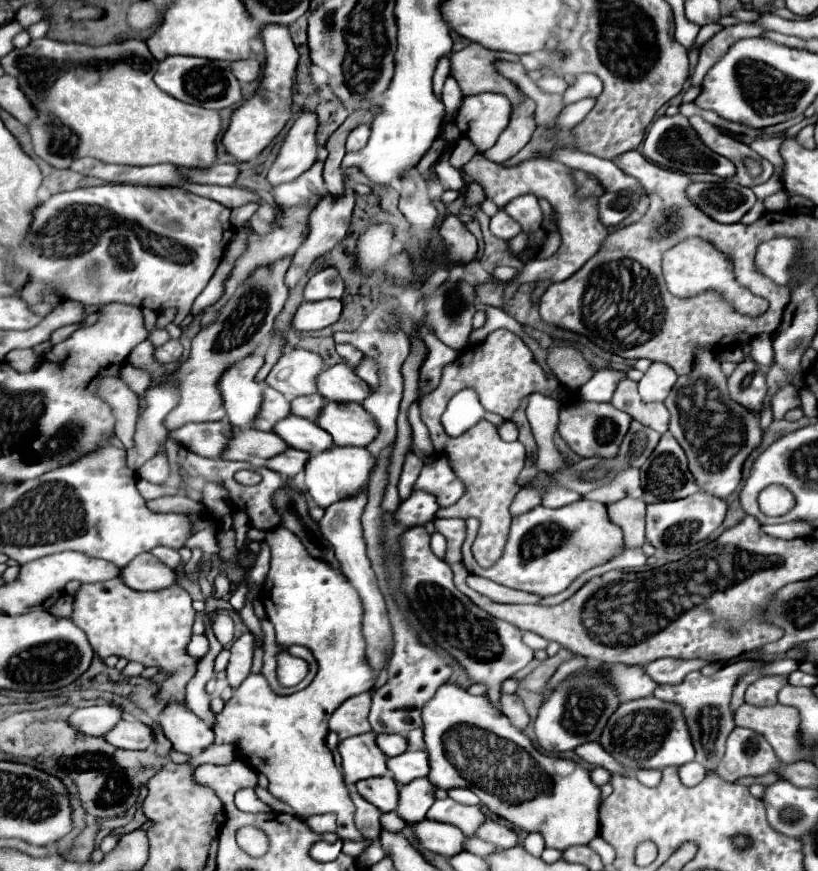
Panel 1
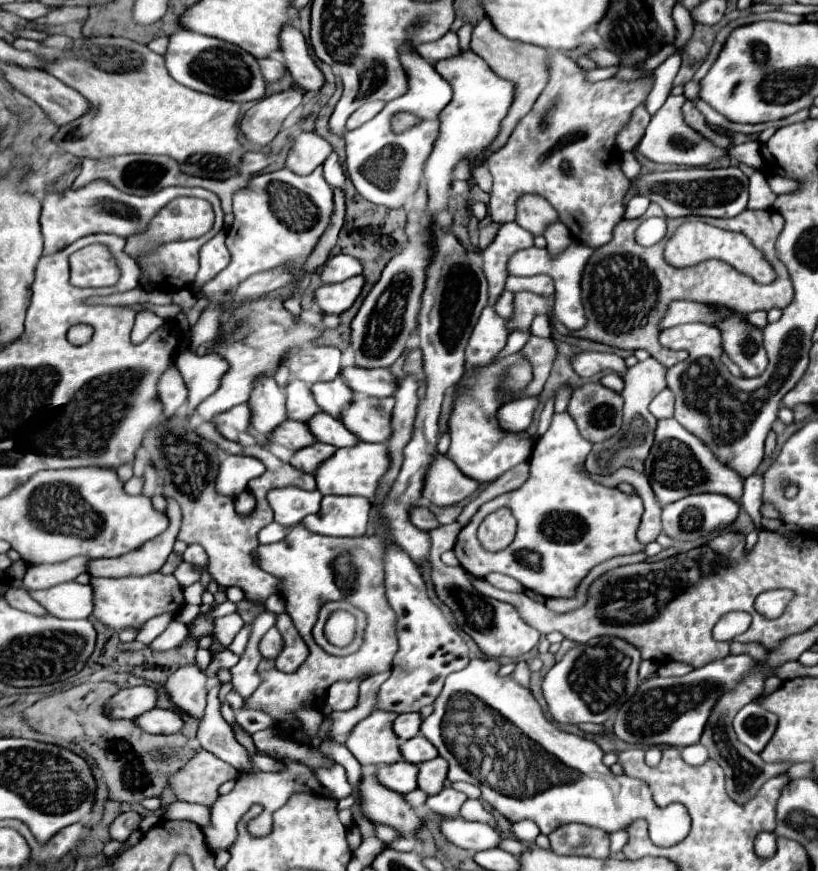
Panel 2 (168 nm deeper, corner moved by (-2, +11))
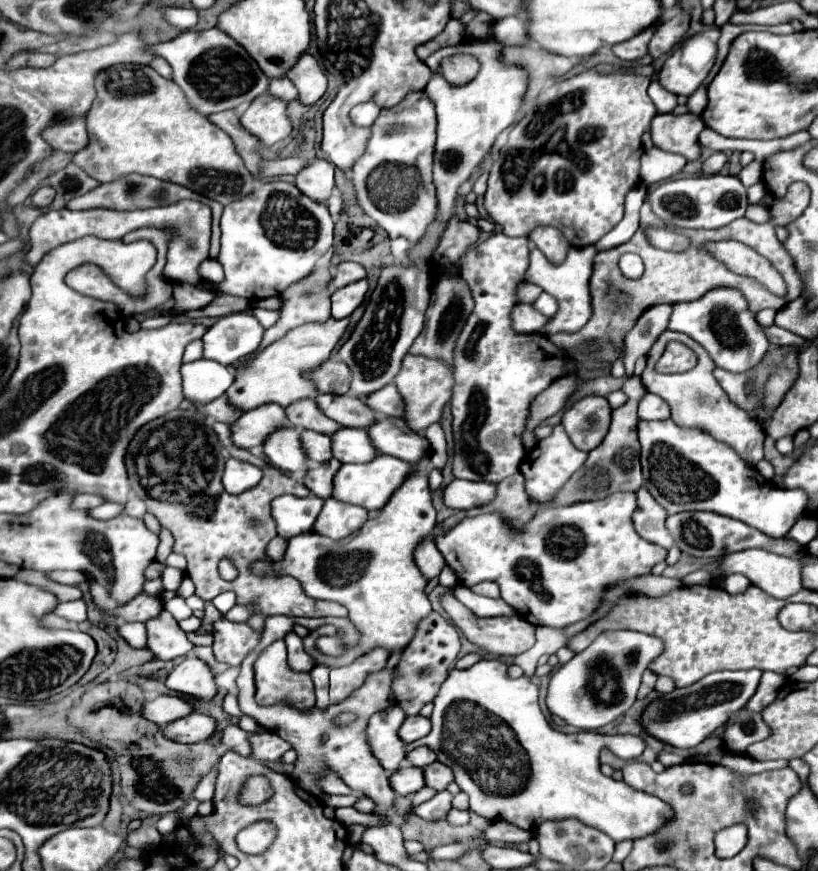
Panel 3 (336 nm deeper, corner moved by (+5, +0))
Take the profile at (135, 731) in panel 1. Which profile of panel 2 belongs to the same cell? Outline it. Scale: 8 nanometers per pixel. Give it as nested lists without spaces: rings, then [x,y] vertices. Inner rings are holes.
[[[151,709],[135,719],[135,723],[147,733],[179,733],[185,725],[185,713],[175,709]]]

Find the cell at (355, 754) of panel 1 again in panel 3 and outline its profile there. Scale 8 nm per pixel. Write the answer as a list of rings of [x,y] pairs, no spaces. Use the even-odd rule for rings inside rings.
[[[390,706],[382,712],[376,712],[366,728],[368,744],[380,766],[388,772],[394,772],[404,760],[404,744],[398,738],[398,728],[404,722],[404,712],[398,706]]]

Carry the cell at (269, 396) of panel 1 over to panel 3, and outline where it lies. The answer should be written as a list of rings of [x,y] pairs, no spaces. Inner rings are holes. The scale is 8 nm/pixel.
[[[302,398],[302,400],[288,404],[285,413],[290,424],[296,426],[296,428],[314,430],[314,432],[322,432],[322,434],[328,434],[328,436],[334,434],[340,428],[340,424],[336,424],[334,420],[328,420],[320,412],[320,408],[316,408],[312,398]]]

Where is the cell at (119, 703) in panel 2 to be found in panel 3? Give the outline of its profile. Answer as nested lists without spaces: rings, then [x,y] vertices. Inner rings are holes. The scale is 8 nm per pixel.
[[[156,696],[142,704],[142,718],[158,726],[164,726],[190,712],[192,712],[192,706],[178,696]]]

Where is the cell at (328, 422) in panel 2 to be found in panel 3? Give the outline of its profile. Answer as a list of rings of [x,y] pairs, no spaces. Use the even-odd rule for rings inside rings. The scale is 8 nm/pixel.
[[[340,428],[330,438],[332,438],[332,456],[340,462],[368,462],[378,454],[370,444],[366,430]]]

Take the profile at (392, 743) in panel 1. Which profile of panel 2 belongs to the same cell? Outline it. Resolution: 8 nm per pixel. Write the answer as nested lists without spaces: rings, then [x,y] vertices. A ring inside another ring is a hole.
[[[403,713],[403,715],[397,717],[393,729],[401,739],[411,739],[411,737],[415,737],[419,733],[421,723],[423,723],[421,713]]]

